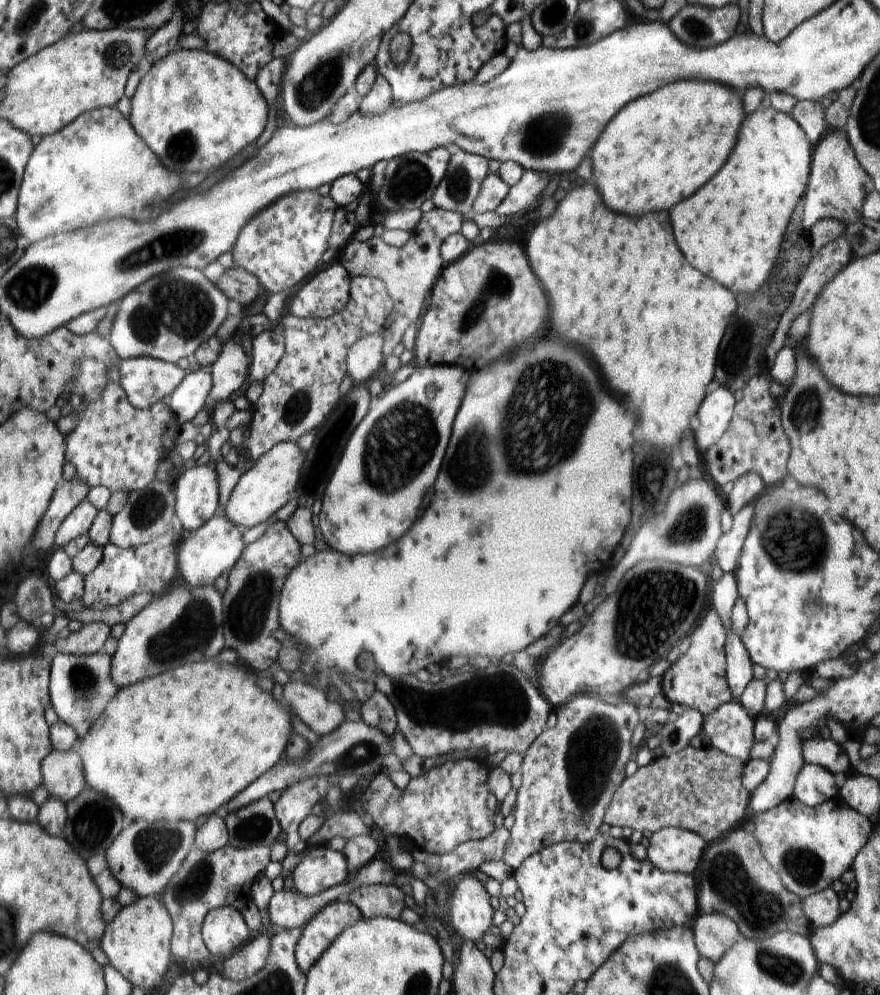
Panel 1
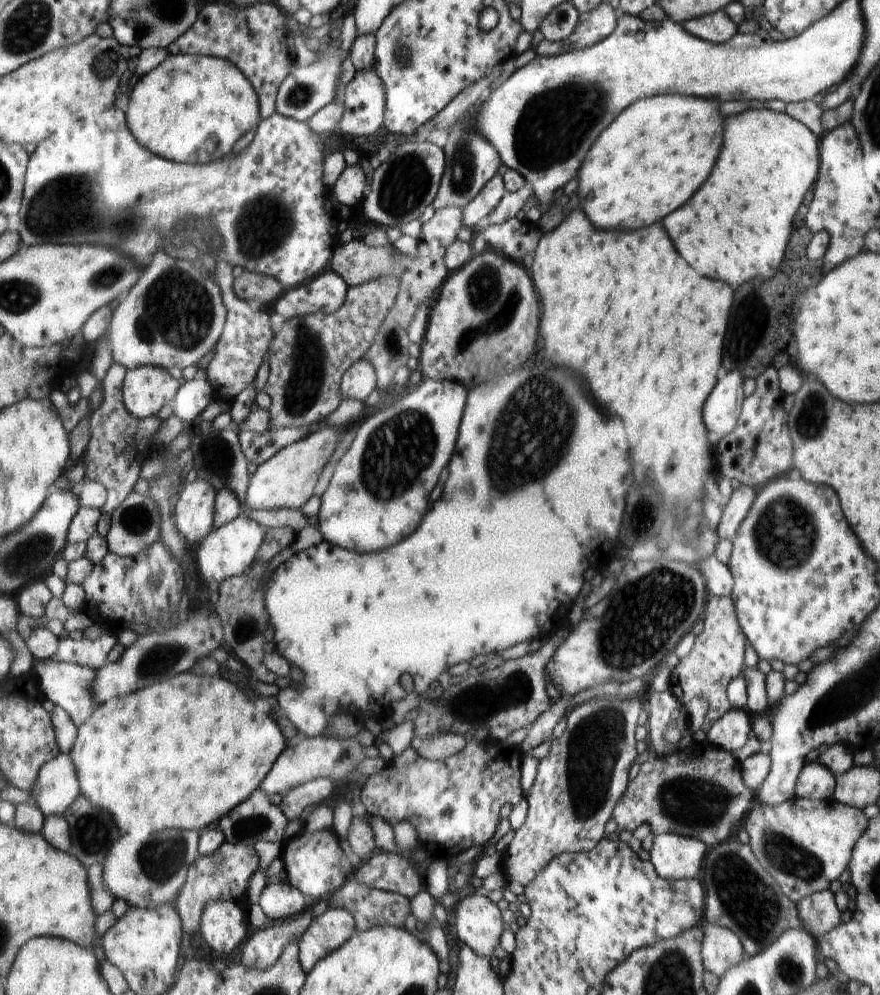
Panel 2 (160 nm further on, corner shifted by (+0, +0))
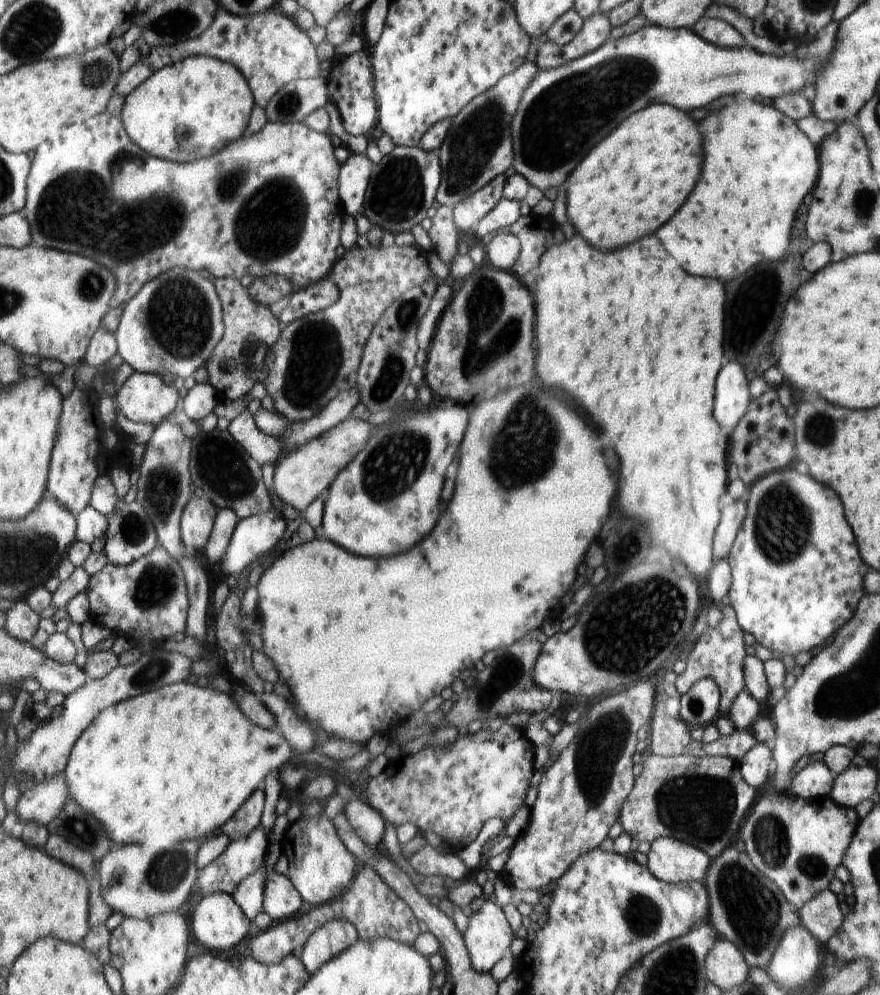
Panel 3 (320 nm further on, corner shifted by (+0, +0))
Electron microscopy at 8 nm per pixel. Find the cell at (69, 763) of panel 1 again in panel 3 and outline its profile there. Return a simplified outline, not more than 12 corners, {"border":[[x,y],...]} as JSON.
{"border":[[64,773],[21,791],[21,824],[47,827],[68,796]]}

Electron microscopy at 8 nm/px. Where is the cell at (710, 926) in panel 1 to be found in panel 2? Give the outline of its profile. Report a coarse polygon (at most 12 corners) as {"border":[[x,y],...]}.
{"border":[[702,927],[703,967],[720,979],[746,958],[730,928]]}

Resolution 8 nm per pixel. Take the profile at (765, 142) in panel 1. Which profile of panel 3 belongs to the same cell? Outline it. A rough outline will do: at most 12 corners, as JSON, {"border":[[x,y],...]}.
{"border":[[736,94],[700,122],[704,162],[656,238],[732,280],[786,254],[819,151]]}

